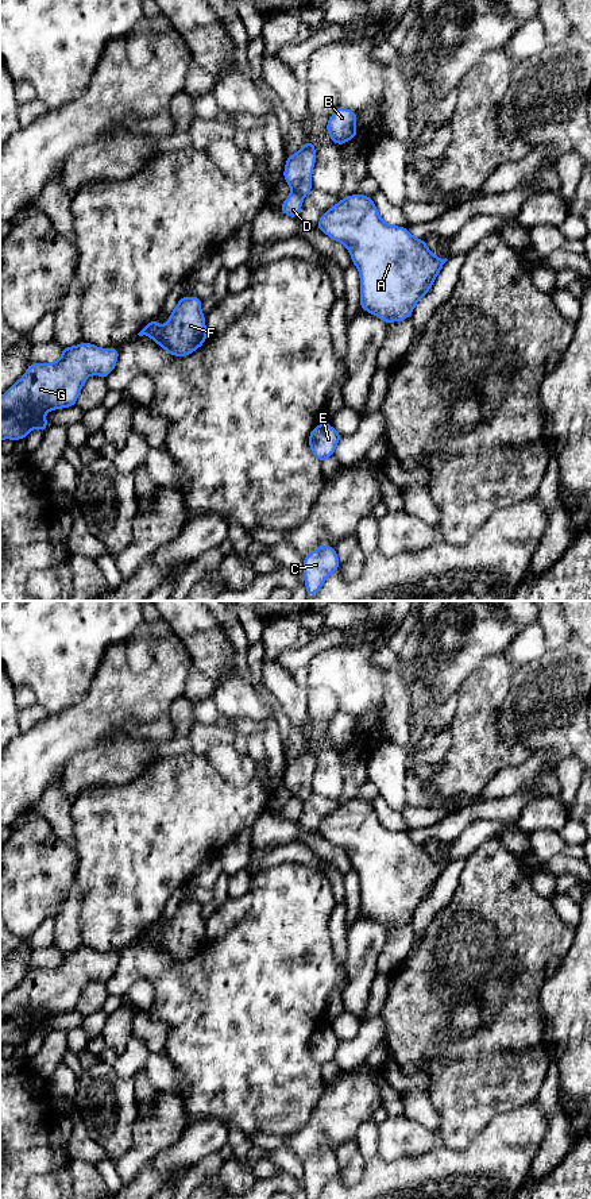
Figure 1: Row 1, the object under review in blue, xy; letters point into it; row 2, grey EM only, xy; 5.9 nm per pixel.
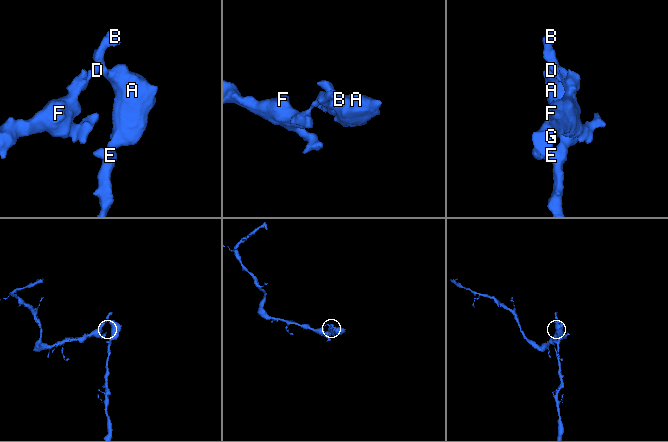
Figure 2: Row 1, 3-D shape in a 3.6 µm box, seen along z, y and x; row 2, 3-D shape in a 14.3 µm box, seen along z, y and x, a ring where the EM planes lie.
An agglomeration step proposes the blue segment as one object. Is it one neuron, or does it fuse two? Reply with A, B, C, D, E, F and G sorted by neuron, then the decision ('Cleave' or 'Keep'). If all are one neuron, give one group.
Groups: A B C E / D F G. Cleave

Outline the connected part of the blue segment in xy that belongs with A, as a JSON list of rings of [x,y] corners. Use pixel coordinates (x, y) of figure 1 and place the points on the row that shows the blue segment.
[[[351,194],[322,213],[317,228],[332,240],[343,243],[360,277],[360,307],[387,325],[412,316],[416,304],[429,292],[448,261],[436,257],[425,239],[414,238],[407,228],[382,220],[372,197]]]

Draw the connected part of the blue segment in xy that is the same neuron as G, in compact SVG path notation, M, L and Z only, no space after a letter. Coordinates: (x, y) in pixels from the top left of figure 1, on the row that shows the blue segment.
M84 342L63 347L55 362L30 363L24 375L0 397L0 440L26 439L35 428L46 431L45 413L76 405L86 378L107 378L117 358L117 347L101 348Z

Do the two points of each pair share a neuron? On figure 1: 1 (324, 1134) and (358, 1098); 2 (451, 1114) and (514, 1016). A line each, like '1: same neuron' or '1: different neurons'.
1: same neuron
2: same neuron

